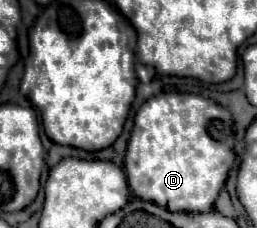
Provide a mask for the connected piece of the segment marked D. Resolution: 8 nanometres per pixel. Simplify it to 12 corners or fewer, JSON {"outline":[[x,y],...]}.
{"outline":[[163,92],[125,154],[137,198],[207,212],[233,162],[231,112]]}

